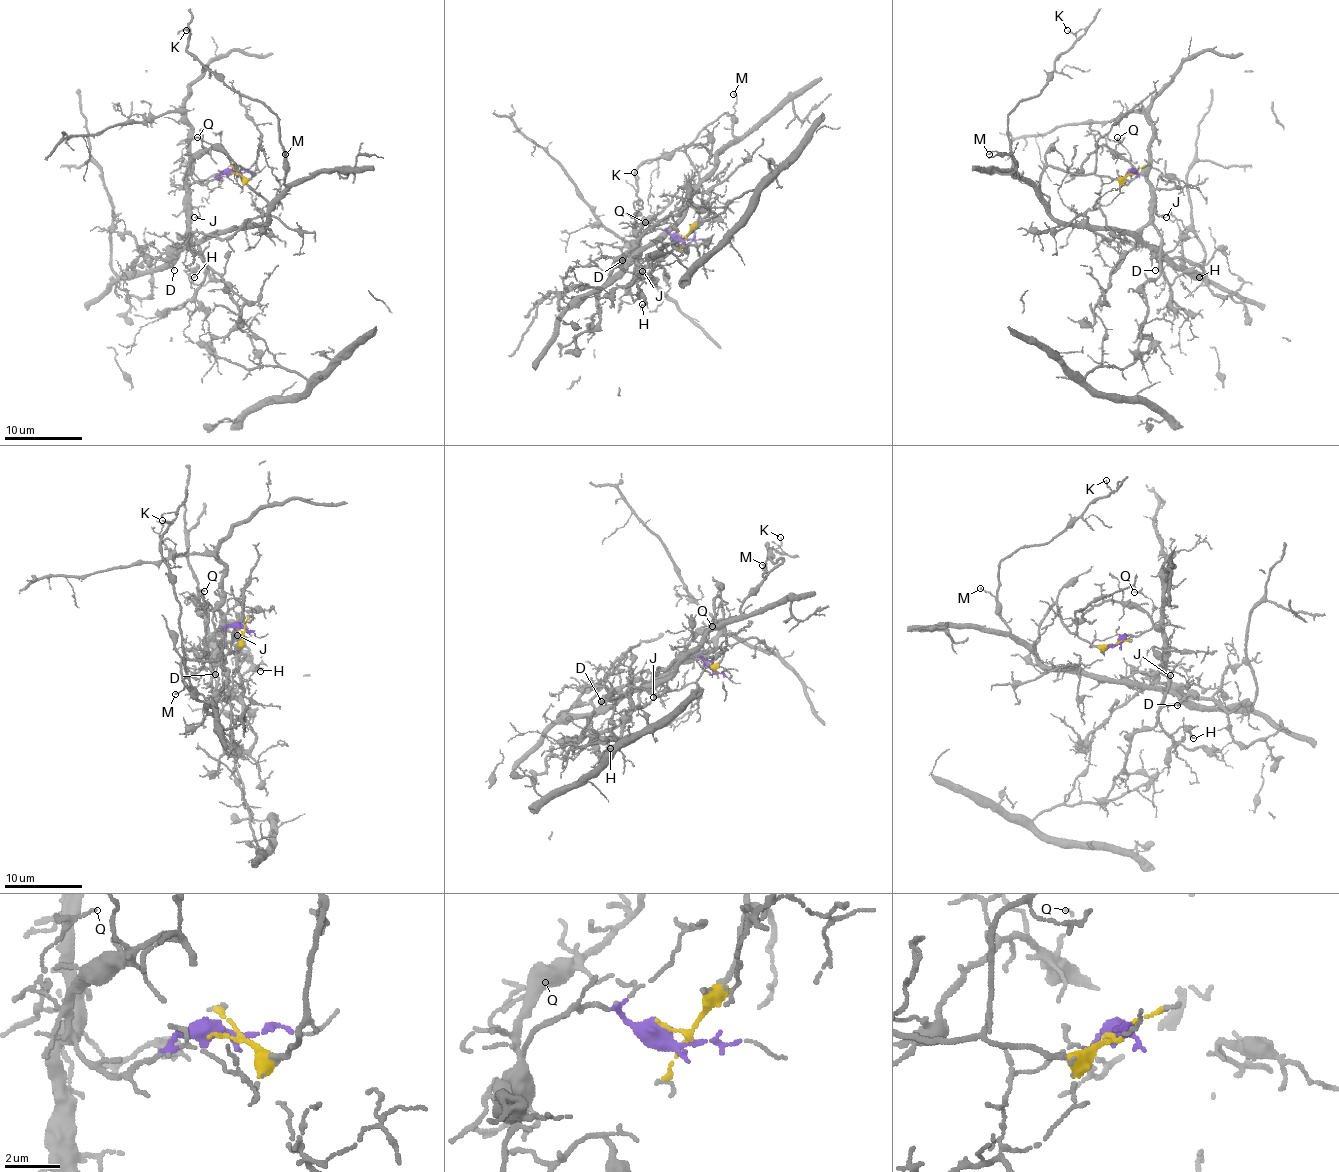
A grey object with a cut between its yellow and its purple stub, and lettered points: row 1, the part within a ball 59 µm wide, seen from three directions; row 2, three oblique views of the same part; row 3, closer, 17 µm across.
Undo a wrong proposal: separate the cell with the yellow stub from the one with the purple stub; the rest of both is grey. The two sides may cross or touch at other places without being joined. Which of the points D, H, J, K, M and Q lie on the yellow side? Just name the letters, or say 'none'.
K, M

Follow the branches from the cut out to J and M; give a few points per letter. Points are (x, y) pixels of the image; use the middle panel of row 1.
J: (680, 237), (653, 229), (634, 249), (638, 257), (647, 262), (642, 270)
M: (680, 235), (702, 202), (700, 173), (686, 151), (704, 146), (712, 153), (733, 140), (733, 93)

